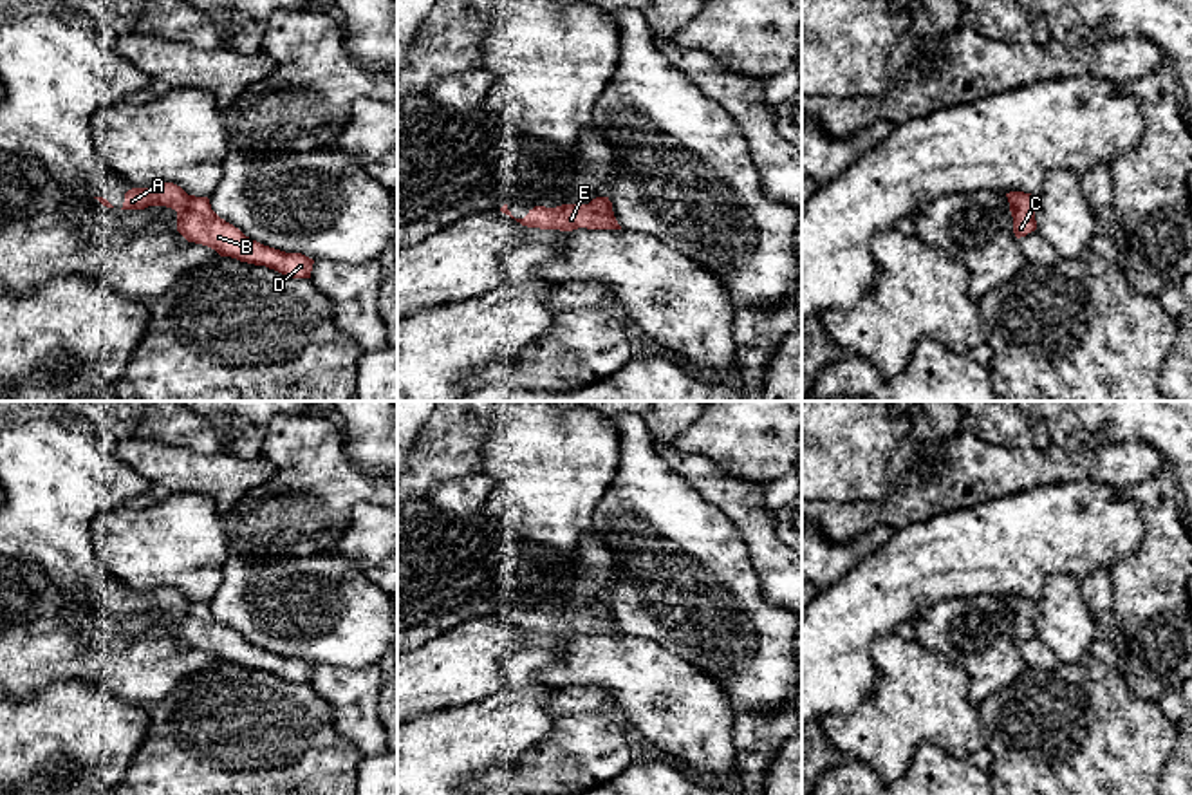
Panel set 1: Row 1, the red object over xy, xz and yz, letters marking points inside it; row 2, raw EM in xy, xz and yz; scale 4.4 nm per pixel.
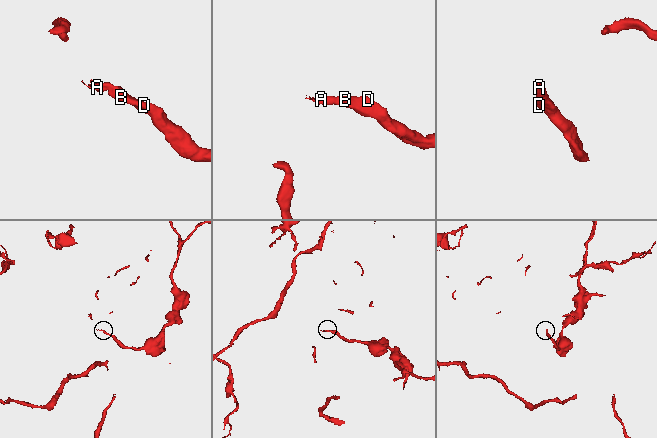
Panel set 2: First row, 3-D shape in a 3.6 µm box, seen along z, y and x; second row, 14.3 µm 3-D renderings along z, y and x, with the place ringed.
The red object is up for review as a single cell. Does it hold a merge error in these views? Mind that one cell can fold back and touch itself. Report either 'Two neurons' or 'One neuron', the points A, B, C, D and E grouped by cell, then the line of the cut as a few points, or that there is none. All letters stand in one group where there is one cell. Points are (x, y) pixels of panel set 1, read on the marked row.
One neuron. Groups: A B C D E. No split

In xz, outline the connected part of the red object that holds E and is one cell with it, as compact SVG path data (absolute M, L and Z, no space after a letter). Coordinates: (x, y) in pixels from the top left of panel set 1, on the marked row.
M596 197L589 204L562 204L556 208L535 206L524 219L515 219L522 226L540 229L573 231L587 229L621 229L609 197Z

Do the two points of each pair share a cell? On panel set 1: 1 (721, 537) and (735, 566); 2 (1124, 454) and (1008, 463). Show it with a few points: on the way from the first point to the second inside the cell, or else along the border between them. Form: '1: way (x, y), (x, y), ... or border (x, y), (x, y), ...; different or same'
1: way (721, 544), (721, 551), (728, 559); same
2: way (1095, 467), (1037, 467); same

